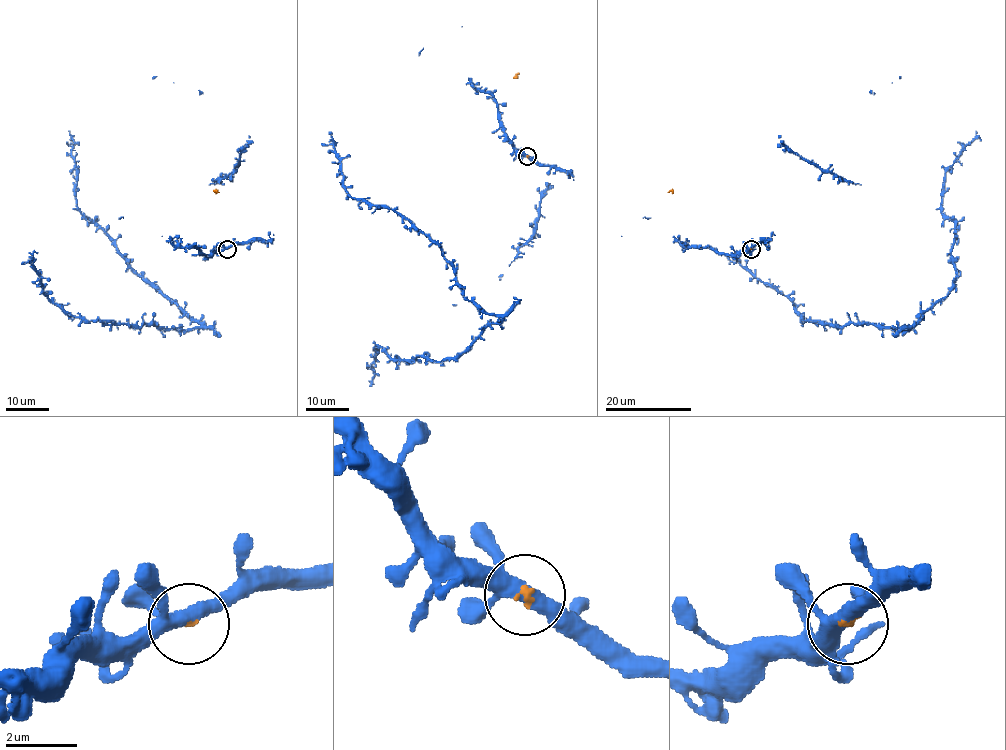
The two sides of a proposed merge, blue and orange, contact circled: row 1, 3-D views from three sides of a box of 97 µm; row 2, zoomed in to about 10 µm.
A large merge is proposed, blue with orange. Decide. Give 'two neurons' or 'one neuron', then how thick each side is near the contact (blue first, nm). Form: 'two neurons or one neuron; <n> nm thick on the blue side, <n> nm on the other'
one neuron; 360 nm thick on the blue side, 100 nm on the other

